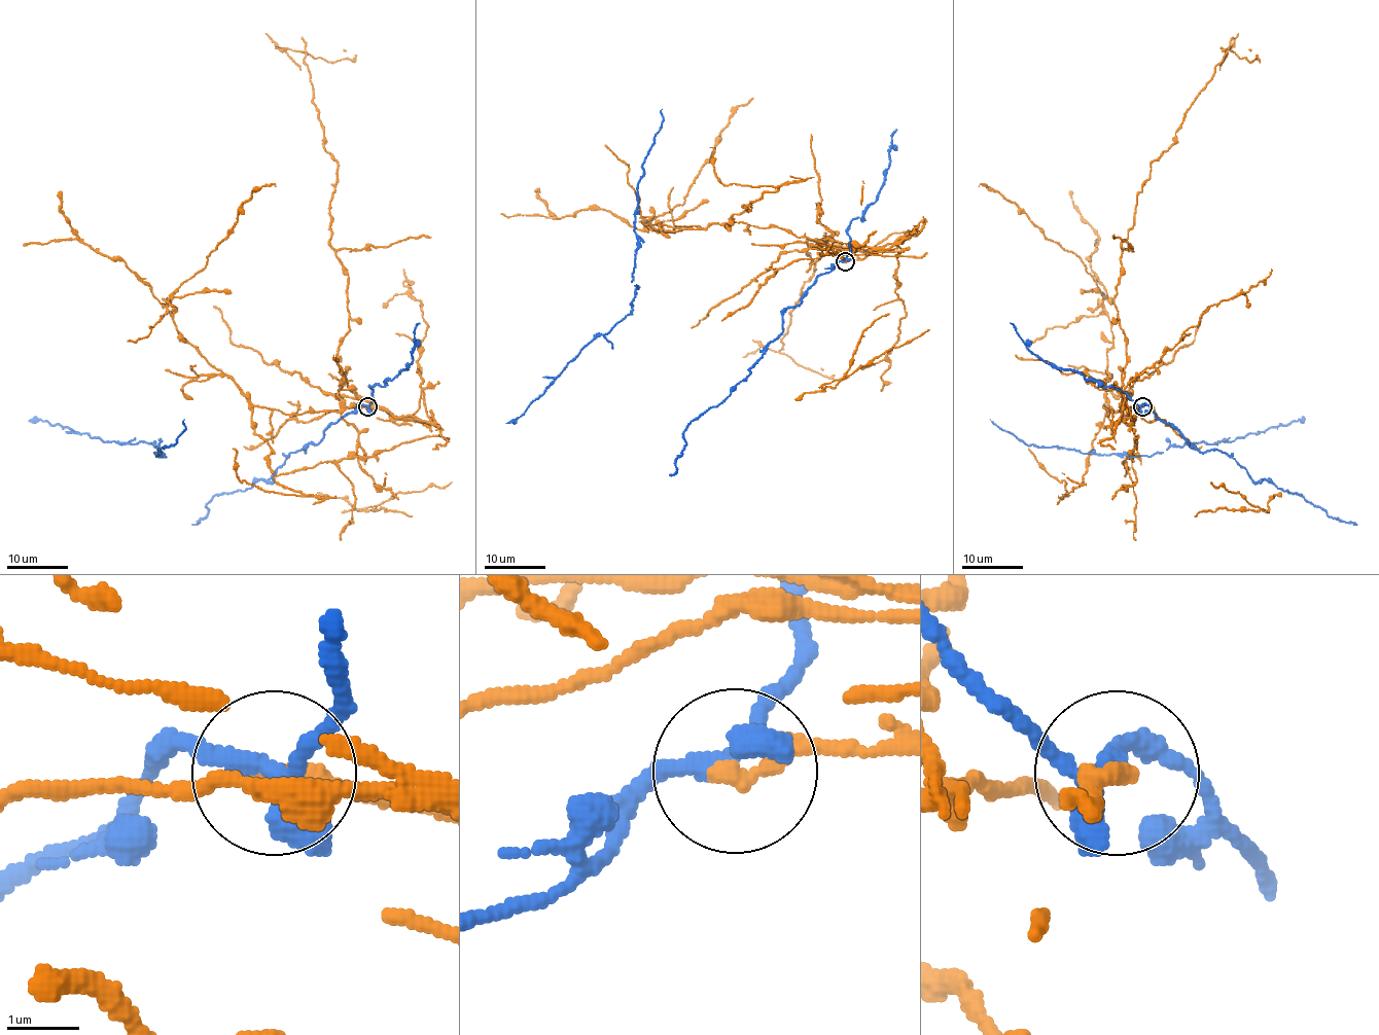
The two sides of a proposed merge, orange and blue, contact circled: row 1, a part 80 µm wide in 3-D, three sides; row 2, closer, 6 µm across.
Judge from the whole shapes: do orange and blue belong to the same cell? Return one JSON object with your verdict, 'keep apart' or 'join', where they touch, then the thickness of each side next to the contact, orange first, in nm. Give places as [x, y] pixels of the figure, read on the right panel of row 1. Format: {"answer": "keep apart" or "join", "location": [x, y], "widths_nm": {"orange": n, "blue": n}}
{"answer": "keep apart", "location": [1142, 406], "widths_nm": {"orange": 280, "blue": 280}}

